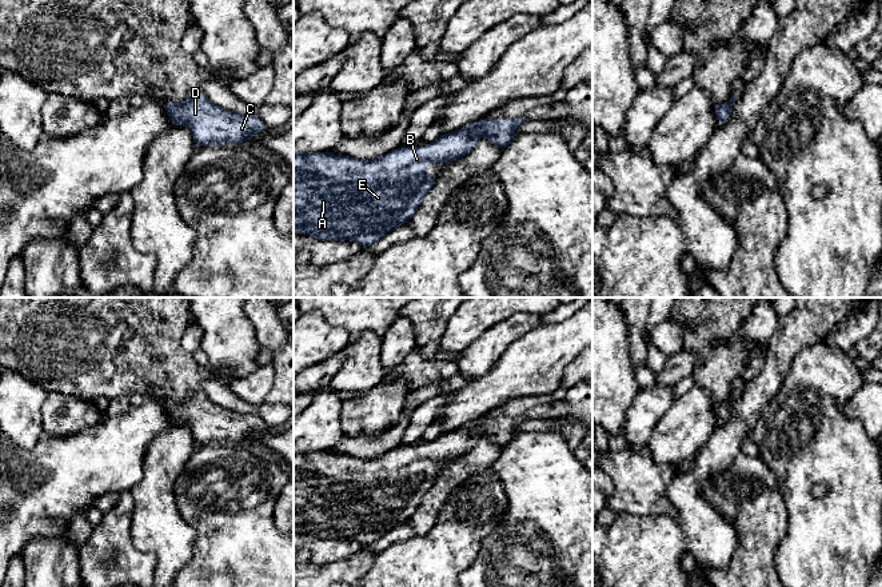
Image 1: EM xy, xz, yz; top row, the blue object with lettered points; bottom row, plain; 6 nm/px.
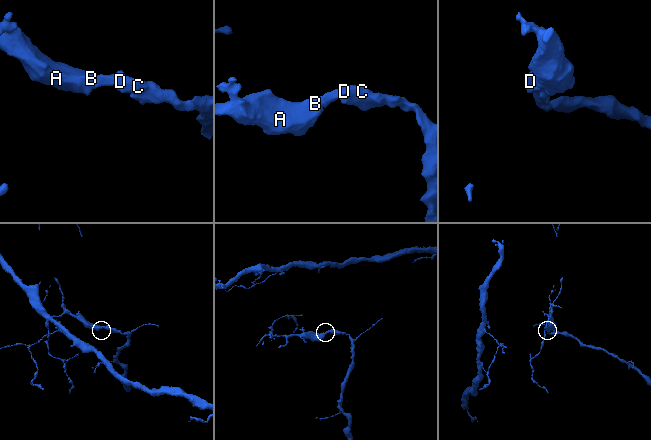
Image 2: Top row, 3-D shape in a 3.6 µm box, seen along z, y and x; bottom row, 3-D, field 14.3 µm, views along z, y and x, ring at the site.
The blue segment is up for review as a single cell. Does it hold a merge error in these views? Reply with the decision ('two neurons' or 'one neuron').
one neuron

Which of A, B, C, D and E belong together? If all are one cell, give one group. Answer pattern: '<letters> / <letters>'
A B C D E

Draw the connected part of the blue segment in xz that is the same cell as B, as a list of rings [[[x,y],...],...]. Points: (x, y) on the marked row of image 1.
[[[482,119],[479,123],[471,123],[464,125],[463,128],[458,131],[452,131],[448,133],[443,133],[439,139],[435,141],[426,144],[424,148],[420,148],[419,145],[412,147],[398,147],[396,149],[383,155],[382,157],[372,159],[372,160],[363,160],[358,157],[350,157],[344,155],[332,155],[331,152],[314,152],[314,153],[300,153],[294,147],[294,233],[306,232],[307,236],[315,237],[318,240],[331,240],[331,241],[340,241],[340,240],[348,240],[348,241],[356,241],[363,248],[370,248],[374,243],[376,243],[382,236],[384,236],[391,229],[408,223],[410,219],[414,216],[416,209],[419,208],[423,197],[431,191],[434,184],[438,180],[438,176],[427,176],[426,175],[426,167],[438,163],[439,165],[446,164],[447,161],[456,161],[458,159],[462,159],[468,152],[471,152],[479,143],[479,139],[482,136],[486,136],[492,145],[499,147],[502,151],[516,137],[515,129],[522,124],[527,121],[527,119]]]

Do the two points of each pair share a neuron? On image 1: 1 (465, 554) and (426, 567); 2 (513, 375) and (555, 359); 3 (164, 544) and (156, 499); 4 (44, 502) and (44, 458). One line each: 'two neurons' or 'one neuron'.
1: one neuron
2: one neuron
3: one neuron
4: one neuron

